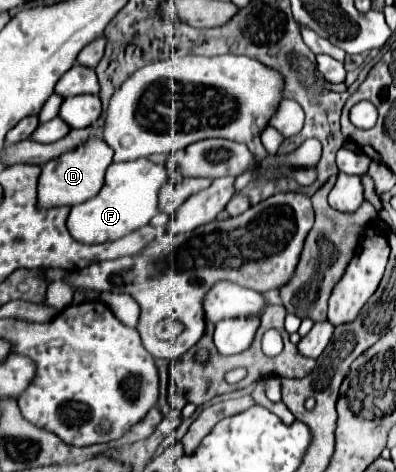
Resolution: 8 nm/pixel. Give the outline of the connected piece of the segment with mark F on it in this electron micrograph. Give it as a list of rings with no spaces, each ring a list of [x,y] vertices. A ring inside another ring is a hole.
[[[148,158],[132,160],[132,162],[112,162],[106,172],[106,182],[98,196],[92,200],[86,200],[80,206],[72,206],[66,226],[68,232],[84,244],[102,244],[118,240],[146,224],[160,212],[158,210],[158,196],[160,190],[168,182],[182,182],[184,176],[180,174],[180,168],[170,170],[166,164],[156,164]]]

